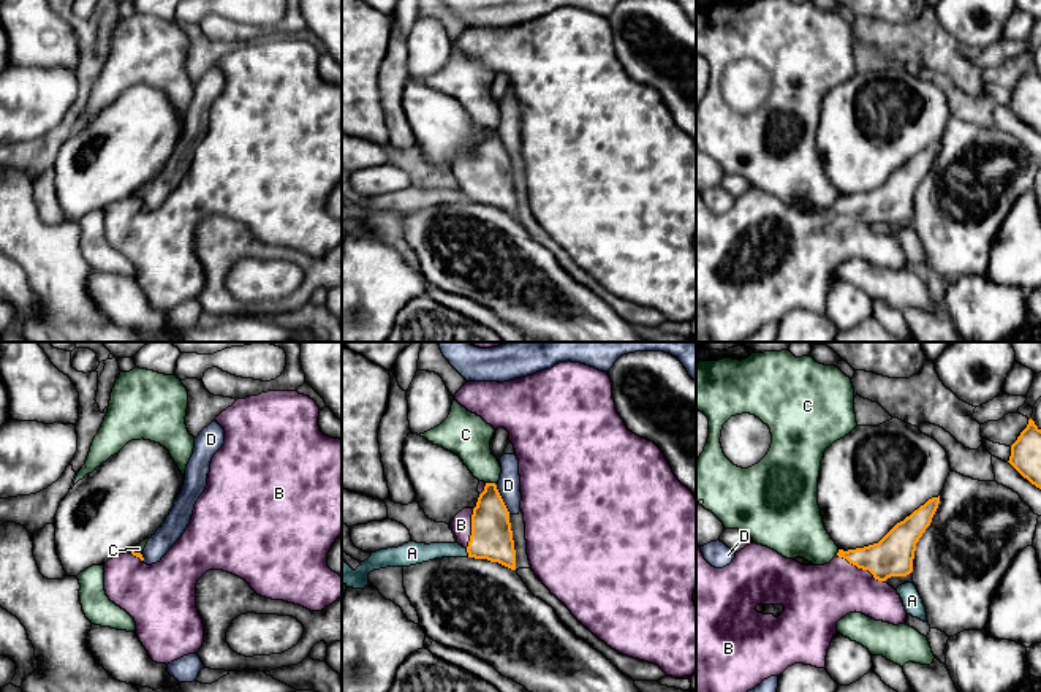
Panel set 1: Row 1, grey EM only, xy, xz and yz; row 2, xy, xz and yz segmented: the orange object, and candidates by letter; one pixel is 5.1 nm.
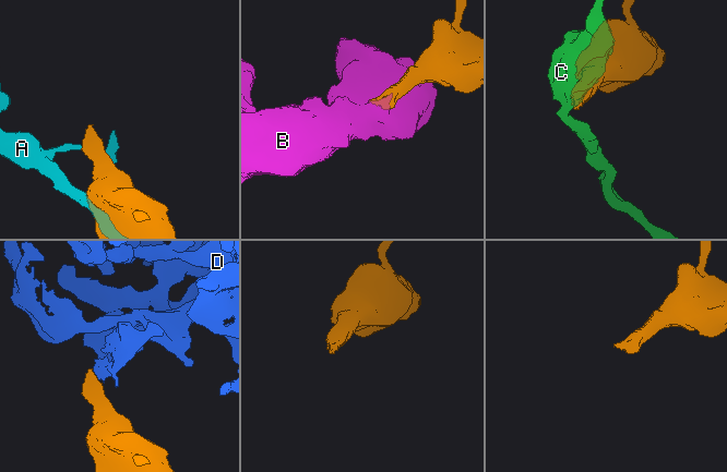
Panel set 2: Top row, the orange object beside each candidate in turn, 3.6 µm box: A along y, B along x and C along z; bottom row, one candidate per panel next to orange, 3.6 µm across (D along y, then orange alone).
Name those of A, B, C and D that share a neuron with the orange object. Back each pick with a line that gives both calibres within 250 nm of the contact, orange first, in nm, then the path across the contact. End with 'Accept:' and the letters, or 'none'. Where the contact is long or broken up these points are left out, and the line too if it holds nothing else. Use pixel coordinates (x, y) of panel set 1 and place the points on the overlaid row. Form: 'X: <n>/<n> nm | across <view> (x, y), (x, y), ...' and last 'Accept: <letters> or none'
B: 200/300 nm | across yz (893, 556), (869, 567), (861, 567), (842, 586), (821, 596)
Accept: B

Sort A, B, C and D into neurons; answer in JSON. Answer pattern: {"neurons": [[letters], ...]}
{"neurons": [["A"], ["B"], ["C"], ["D"]]}

